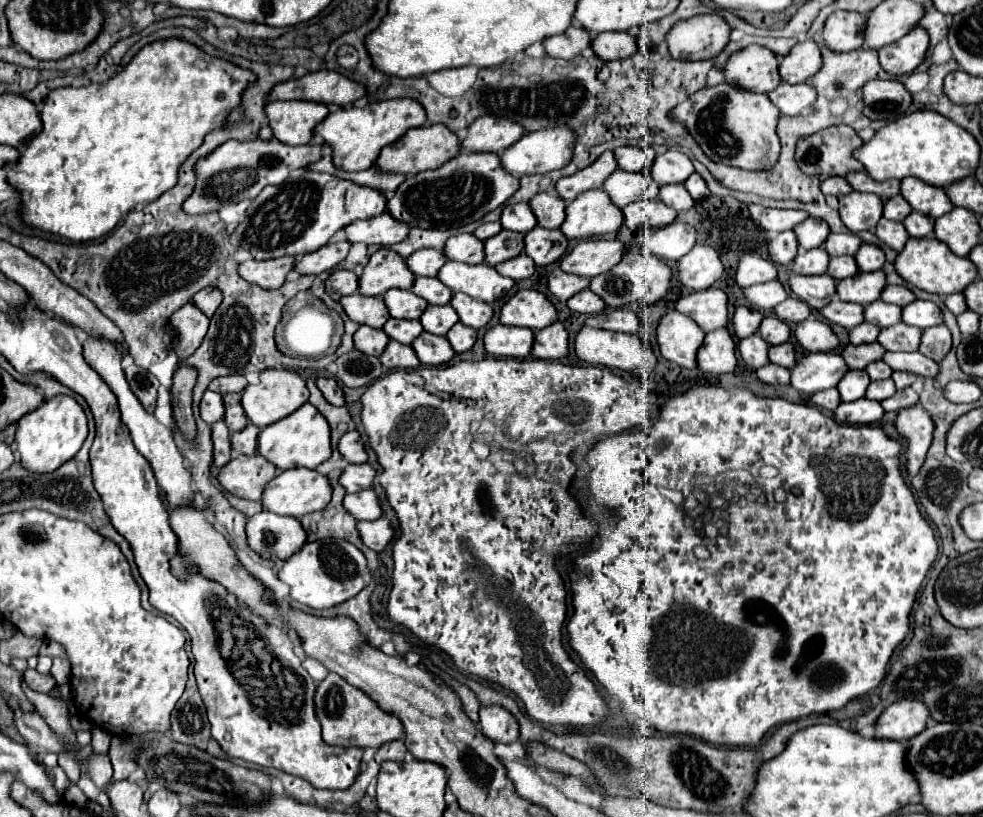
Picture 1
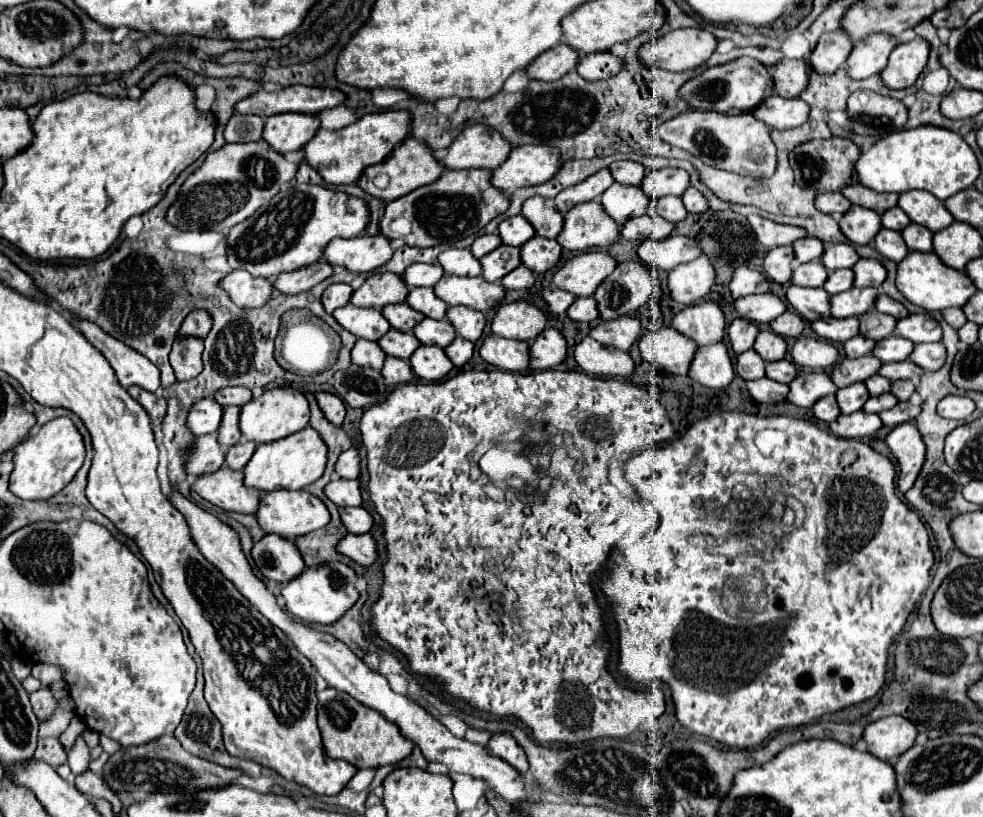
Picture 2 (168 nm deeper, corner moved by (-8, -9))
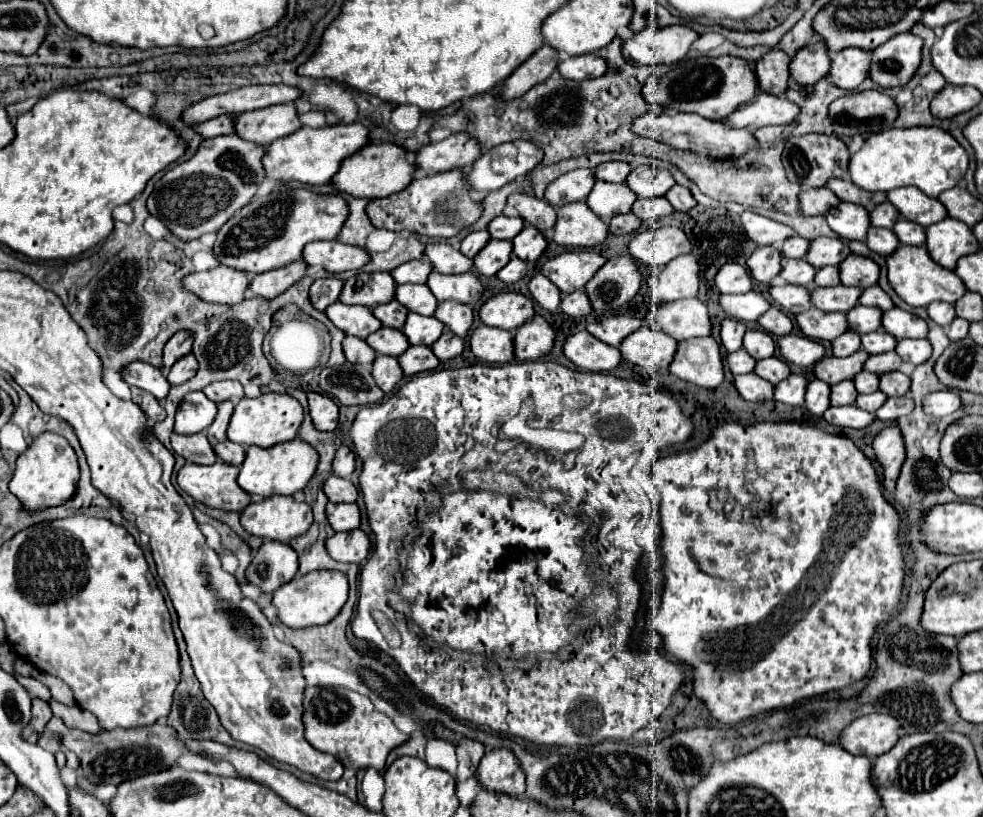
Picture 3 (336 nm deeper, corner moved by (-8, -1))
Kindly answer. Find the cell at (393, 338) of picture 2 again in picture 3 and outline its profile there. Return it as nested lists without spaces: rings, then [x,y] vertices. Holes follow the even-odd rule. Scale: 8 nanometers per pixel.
[[[392,327],[378,329],[366,341],[370,343],[370,347],[374,347],[374,351],[378,355],[392,355],[392,357],[400,357],[410,347],[404,333],[398,329],[392,329]]]

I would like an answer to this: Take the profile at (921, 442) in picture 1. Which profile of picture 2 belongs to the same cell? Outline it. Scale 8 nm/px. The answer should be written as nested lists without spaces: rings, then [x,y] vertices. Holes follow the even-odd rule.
[[[902,423],[894,427],[884,441],[898,461],[898,489],[906,493],[914,485],[926,457],[922,437],[912,423]]]

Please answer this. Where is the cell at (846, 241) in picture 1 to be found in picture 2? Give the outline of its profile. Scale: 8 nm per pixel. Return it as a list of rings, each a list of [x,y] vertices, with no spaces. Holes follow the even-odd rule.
[[[848,243],[828,245],[828,247],[824,247],[824,253],[822,253],[822,265],[828,271],[836,271],[836,269],[842,269],[842,267],[852,267],[858,259],[860,259],[858,253]]]

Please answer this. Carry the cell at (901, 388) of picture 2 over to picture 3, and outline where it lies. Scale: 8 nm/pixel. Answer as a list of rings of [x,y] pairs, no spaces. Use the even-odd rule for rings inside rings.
[[[890,371],[880,377],[880,391],[884,391],[888,397],[904,395],[910,389],[910,377],[902,371]]]

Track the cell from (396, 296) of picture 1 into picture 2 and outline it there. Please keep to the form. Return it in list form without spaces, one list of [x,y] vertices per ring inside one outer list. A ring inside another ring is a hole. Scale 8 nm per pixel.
[[[398,303],[398,305],[388,305],[382,309],[382,315],[388,319],[390,327],[392,329],[398,329],[398,331],[412,331],[416,323],[420,323],[424,319],[422,313],[410,309],[406,303]]]

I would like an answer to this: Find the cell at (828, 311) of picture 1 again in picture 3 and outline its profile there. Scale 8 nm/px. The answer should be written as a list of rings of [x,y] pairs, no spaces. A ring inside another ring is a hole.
[[[812,307],[804,313],[796,315],[796,321],[806,337],[810,339],[826,339],[834,341],[842,333],[848,331],[848,319],[846,313],[822,313],[820,309]]]

